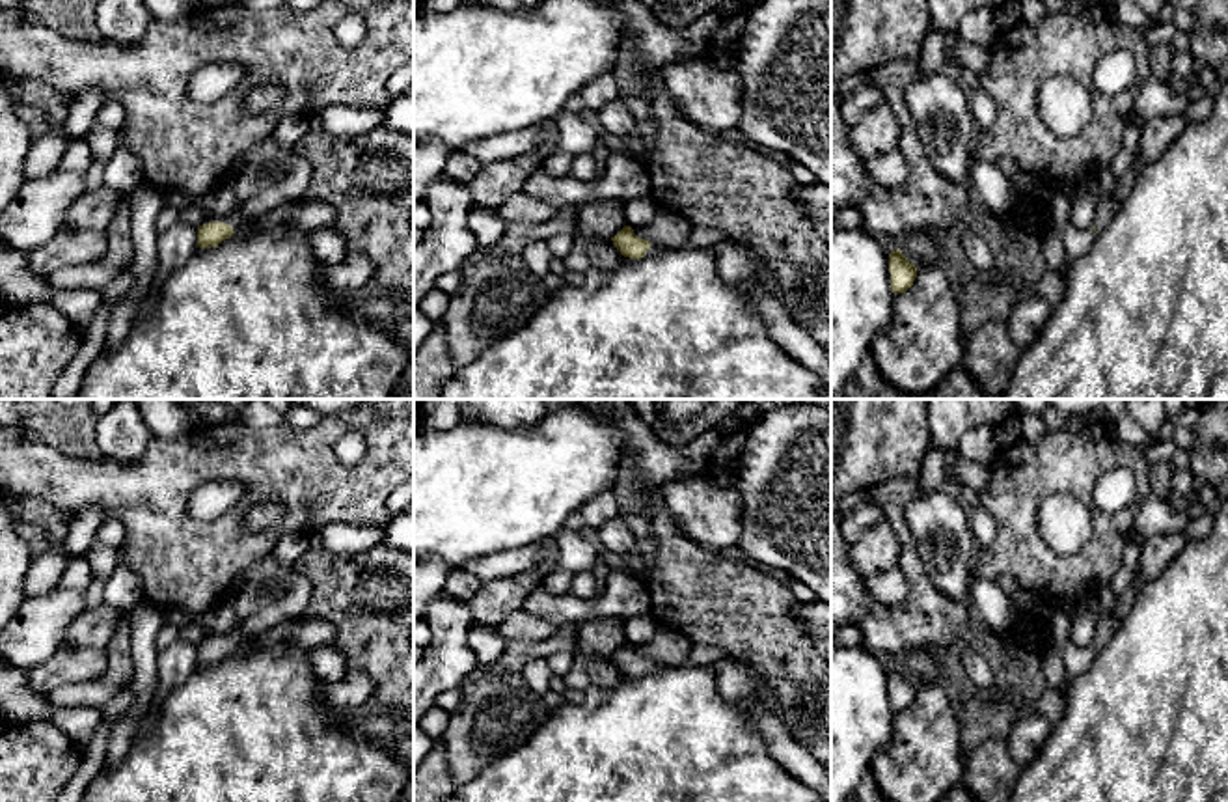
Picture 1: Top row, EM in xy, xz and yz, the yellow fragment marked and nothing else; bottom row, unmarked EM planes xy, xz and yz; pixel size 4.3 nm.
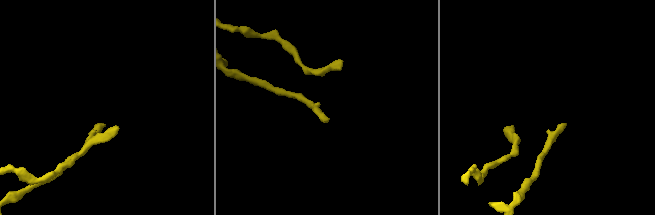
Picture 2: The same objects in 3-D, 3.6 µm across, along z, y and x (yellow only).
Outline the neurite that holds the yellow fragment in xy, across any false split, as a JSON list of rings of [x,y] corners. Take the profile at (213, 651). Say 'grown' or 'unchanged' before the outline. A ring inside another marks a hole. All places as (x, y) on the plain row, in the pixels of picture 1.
grown | [[[272,554],[240,573],[224,597],[235,614],[235,629],[198,645],[198,664],[211,666],[233,655],[253,634],[298,619],[307,608],[311,582],[294,565],[281,565]]]

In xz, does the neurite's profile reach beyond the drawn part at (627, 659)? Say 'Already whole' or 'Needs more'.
Needs more

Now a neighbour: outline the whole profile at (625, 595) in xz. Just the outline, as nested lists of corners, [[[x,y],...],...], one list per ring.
[[[611,571],[606,588],[593,599],[580,599],[570,593],[550,595],[539,588],[527,595],[522,608],[557,627],[570,623],[580,627],[596,619],[650,615],[650,595],[635,574]]]

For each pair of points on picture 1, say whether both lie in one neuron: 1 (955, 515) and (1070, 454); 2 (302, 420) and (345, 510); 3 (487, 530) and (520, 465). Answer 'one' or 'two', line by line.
1: two
2: two
3: one

